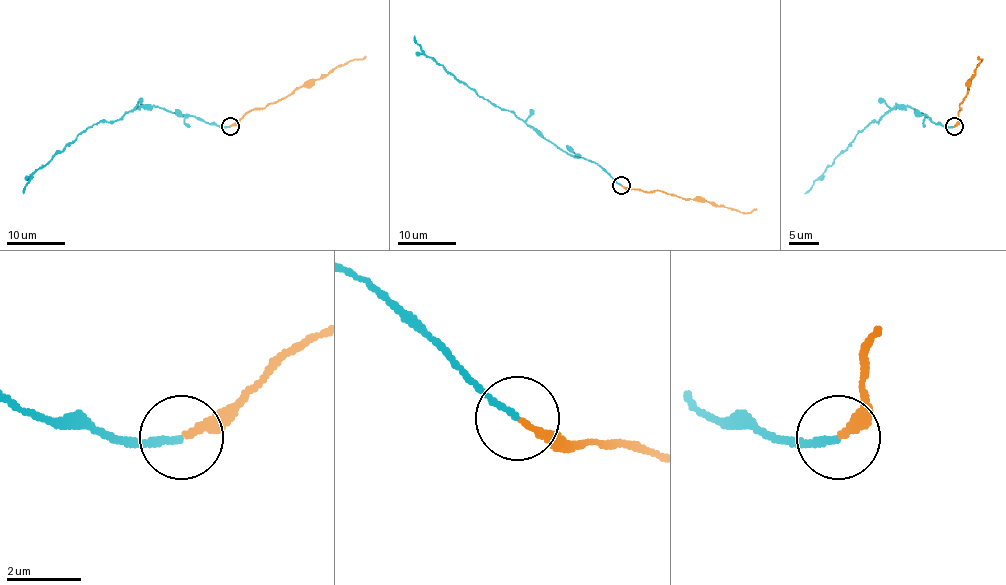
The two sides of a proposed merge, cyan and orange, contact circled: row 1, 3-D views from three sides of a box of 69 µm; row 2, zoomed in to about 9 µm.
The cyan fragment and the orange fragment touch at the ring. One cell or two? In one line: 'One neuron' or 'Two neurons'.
Two neurons

